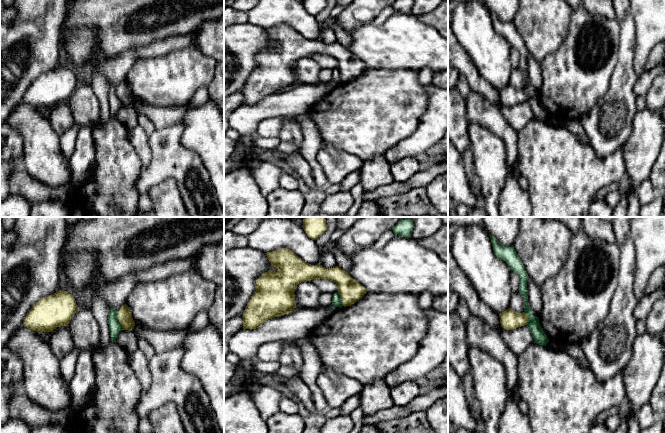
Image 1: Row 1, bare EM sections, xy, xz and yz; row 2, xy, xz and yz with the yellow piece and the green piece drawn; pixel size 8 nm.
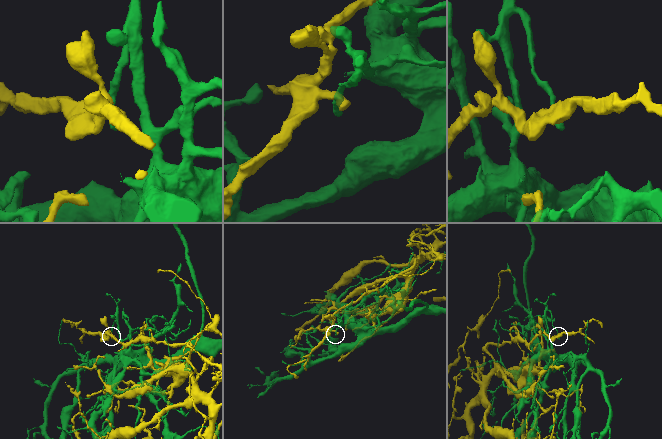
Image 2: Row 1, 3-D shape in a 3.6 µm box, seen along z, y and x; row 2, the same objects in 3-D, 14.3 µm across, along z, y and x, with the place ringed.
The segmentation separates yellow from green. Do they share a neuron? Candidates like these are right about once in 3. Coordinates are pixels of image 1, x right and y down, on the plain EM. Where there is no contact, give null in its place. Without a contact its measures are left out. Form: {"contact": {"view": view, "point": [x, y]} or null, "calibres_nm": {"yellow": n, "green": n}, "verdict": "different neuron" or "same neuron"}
{"contact": {"view": "xy", "point": [119, 96]}, "calibres_nm": {"yellow": 110, "green": 100}, "verdict": "different neuron"}

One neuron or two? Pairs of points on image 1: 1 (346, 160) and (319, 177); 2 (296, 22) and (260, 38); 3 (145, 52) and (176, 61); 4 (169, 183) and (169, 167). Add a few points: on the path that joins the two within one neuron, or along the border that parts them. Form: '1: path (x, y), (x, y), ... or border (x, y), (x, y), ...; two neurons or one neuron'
1: border (318, 150), (317, 161), (322, 168), (327, 183); two neurons
2: border (247, 21), (258, 24), (264, 29); two neurons
3: border (181, 48), (164, 55), (138, 58), (136, 60); two neurons
4: border (148, 189), (162, 180), (172, 178), (182, 198); two neurons

